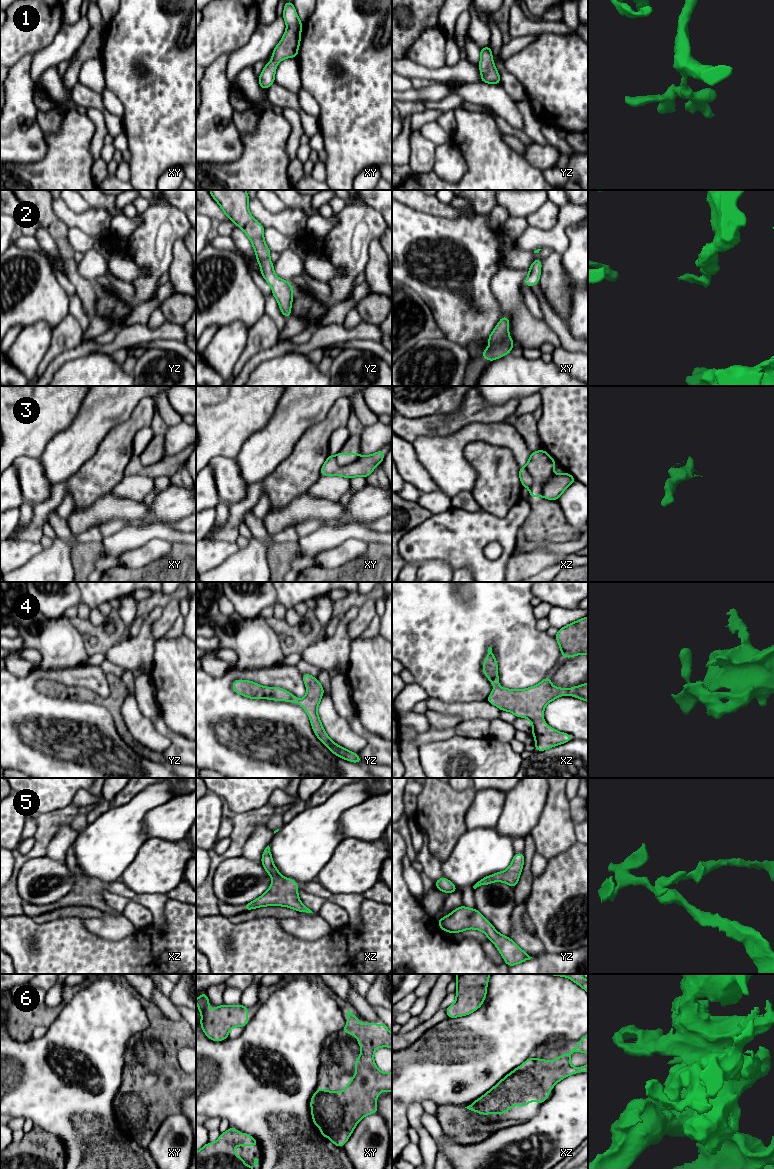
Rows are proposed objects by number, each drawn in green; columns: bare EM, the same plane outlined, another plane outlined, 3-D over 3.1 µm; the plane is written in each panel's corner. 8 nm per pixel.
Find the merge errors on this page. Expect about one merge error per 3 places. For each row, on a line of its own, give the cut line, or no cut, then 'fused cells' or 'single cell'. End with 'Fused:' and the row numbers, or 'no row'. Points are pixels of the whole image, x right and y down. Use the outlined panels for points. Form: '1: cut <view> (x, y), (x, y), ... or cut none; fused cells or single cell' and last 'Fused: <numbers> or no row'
1: cut none; single cell
2: cut none; single cell
3: cut xy (360, 456), (345, 465), (339, 465), (334, 458); fused cells
4: cut none; single cell
5: cut none; single cell
6: cut none; single cell
Fused: 3

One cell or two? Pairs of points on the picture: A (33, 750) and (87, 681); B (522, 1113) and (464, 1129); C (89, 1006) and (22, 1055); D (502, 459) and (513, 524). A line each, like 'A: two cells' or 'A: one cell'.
A: one cell
B: one cell
C: one cell
D: two cells

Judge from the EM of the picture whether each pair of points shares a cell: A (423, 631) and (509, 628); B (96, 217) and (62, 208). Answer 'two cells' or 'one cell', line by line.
A: one cell
B: one cell

